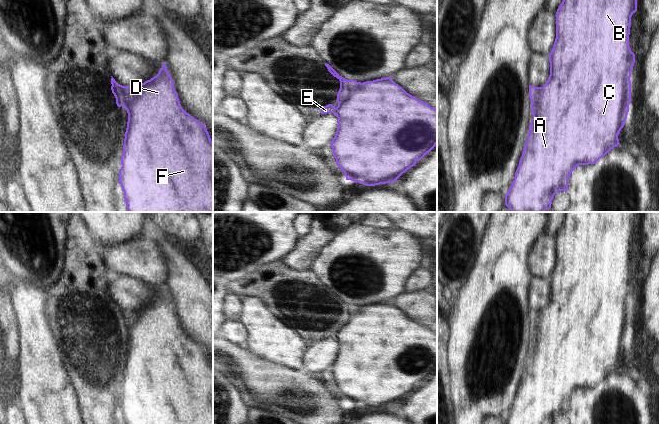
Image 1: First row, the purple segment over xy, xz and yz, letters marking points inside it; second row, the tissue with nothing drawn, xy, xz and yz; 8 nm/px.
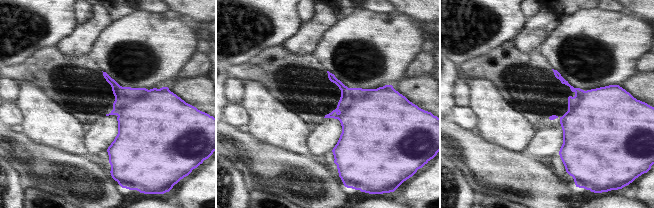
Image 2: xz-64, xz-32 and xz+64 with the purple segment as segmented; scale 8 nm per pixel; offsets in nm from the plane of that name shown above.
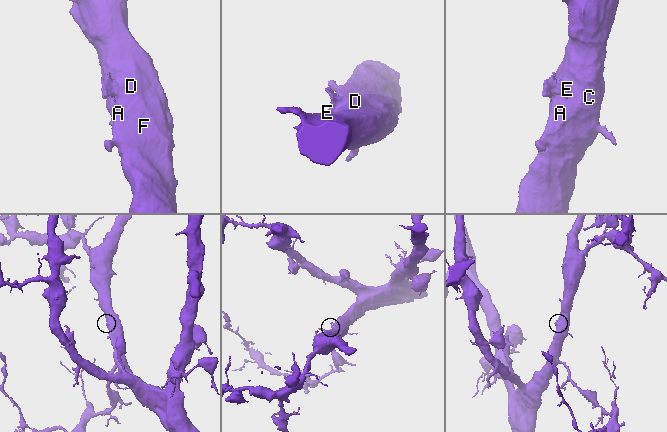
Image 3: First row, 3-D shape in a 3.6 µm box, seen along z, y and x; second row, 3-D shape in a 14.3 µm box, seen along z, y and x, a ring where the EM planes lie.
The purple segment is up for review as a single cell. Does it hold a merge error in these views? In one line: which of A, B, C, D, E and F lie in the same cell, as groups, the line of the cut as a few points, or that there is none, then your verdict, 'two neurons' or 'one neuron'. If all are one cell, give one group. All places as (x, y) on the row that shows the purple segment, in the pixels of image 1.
A B C D F / E | xz (362, 83), (336, 108), (335, 113) | two neurons

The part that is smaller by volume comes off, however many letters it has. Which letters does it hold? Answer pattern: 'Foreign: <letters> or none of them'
Foreign: E

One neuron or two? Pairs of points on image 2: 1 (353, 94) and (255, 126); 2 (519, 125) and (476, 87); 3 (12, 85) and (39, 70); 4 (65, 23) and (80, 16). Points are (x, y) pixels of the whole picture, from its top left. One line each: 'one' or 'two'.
1: two
2: one
3: two
4: two

